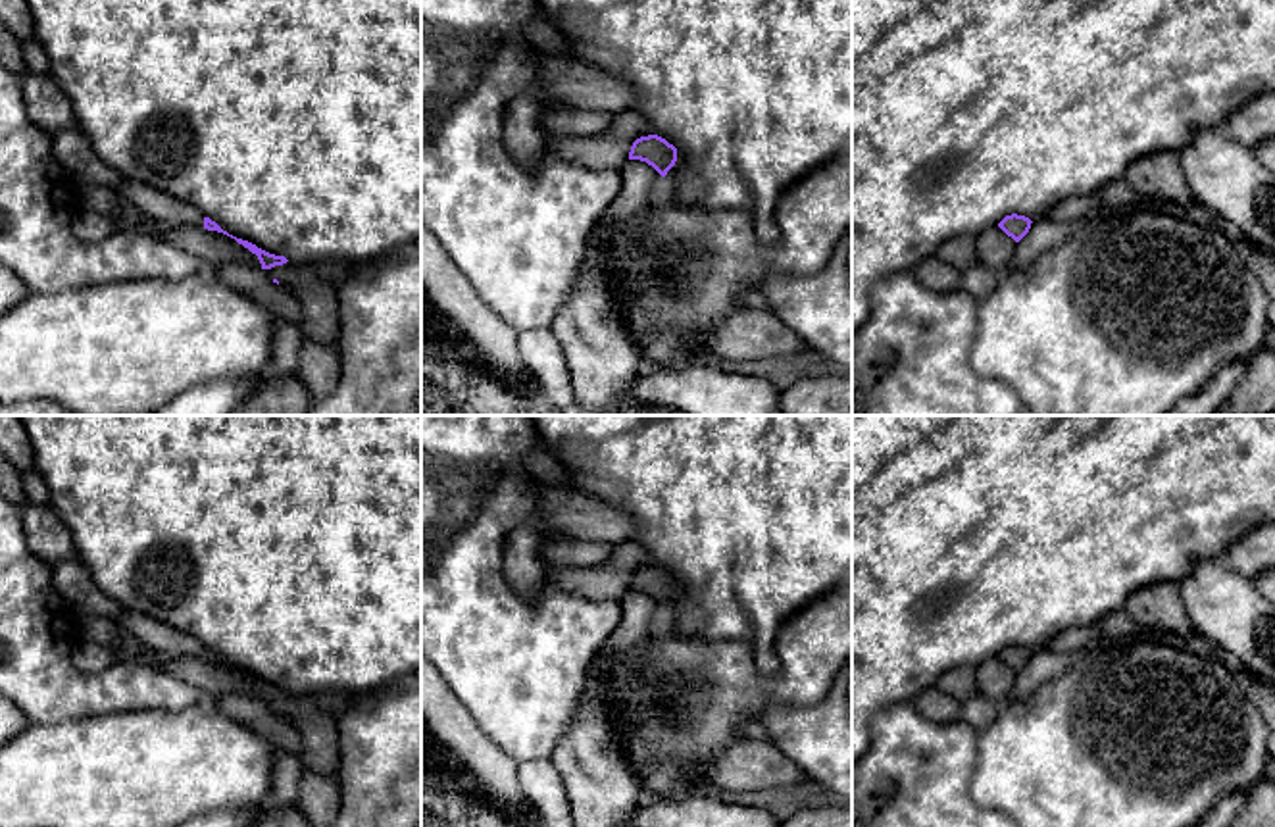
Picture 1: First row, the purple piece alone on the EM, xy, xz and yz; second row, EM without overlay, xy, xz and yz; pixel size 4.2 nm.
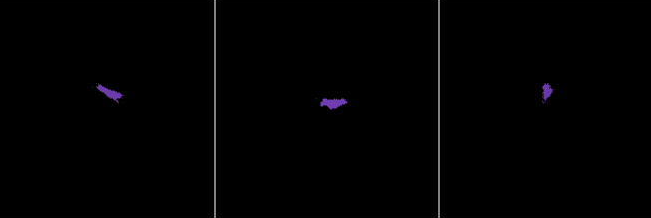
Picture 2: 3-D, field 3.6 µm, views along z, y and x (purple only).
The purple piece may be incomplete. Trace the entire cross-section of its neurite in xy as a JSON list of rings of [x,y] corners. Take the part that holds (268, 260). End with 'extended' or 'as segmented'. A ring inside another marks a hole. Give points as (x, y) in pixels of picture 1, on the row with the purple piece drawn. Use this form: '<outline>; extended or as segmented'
[[[127,177],[123,181],[123,185],[115,190],[115,194],[123,204],[135,206],[138,212],[142,212],[144,215],[148,215],[150,219],[154,219],[165,227],[196,225],[196,227],[204,227],[208,231],[217,231],[217,233],[223,233],[231,238],[235,238],[238,244],[242,244],[244,248],[248,248],[252,254],[258,256],[262,269],[267,271],[267,275],[273,279],[273,283],[281,285],[285,290],[288,290],[300,302],[302,321],[298,323],[298,329],[304,338],[310,338],[319,344],[329,344],[329,346],[338,338],[338,335],[340,335],[340,304],[337,298],[337,277],[329,269],[315,265],[315,263],[294,263],[294,262],[288,262],[285,256],[269,254],[248,240],[237,238],[237,237],[229,235],[227,231],[223,231],[215,221],[206,217],[202,212],[198,212],[192,204],[177,200],[177,198],[142,183],[140,179]]]; extended

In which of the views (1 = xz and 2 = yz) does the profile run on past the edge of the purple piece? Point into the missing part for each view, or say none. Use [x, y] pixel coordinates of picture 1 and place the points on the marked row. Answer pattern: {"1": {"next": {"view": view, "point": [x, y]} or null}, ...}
{"1": {"next": null}, "2": {"next": null}}

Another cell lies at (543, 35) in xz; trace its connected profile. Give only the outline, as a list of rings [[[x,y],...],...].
[[[540,15],[525,25],[527,42],[537,50],[560,58],[573,56],[573,42],[558,29],[554,21]]]

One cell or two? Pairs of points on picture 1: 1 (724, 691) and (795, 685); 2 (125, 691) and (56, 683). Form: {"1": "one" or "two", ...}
{"1": "one", "2": "one"}

